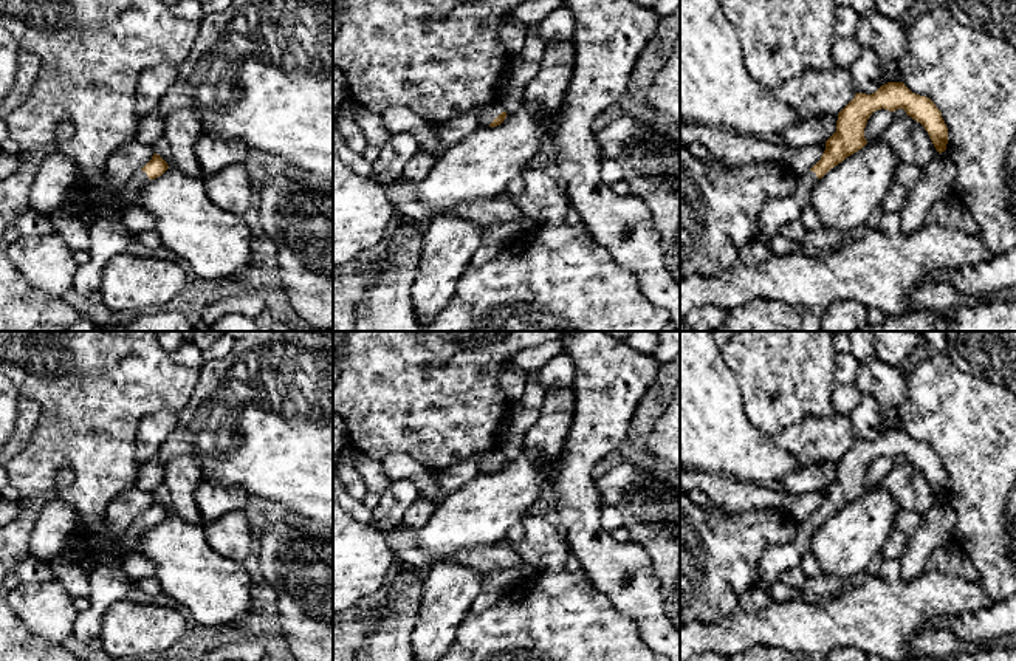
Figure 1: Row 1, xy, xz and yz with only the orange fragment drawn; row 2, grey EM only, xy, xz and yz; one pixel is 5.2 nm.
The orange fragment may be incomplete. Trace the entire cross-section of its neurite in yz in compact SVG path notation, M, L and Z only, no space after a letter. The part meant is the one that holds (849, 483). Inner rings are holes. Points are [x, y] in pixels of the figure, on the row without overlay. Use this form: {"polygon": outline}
{"polygon": "M887 429L872 441L856 440L838 460L836 478L826 488L821 506L807 520L798 523L795 539L764 551L756 585L768 590L784 571L801 565L802 556L810 551L816 528L867 491L864 485L867 466L881 455L889 458L903 455L925 474L939 500L946 497L948 474L929 444L912 440L903 429Z"}

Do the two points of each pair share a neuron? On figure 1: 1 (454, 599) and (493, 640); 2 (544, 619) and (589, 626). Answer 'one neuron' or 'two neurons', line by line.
1: two neurons
2: one neuron

